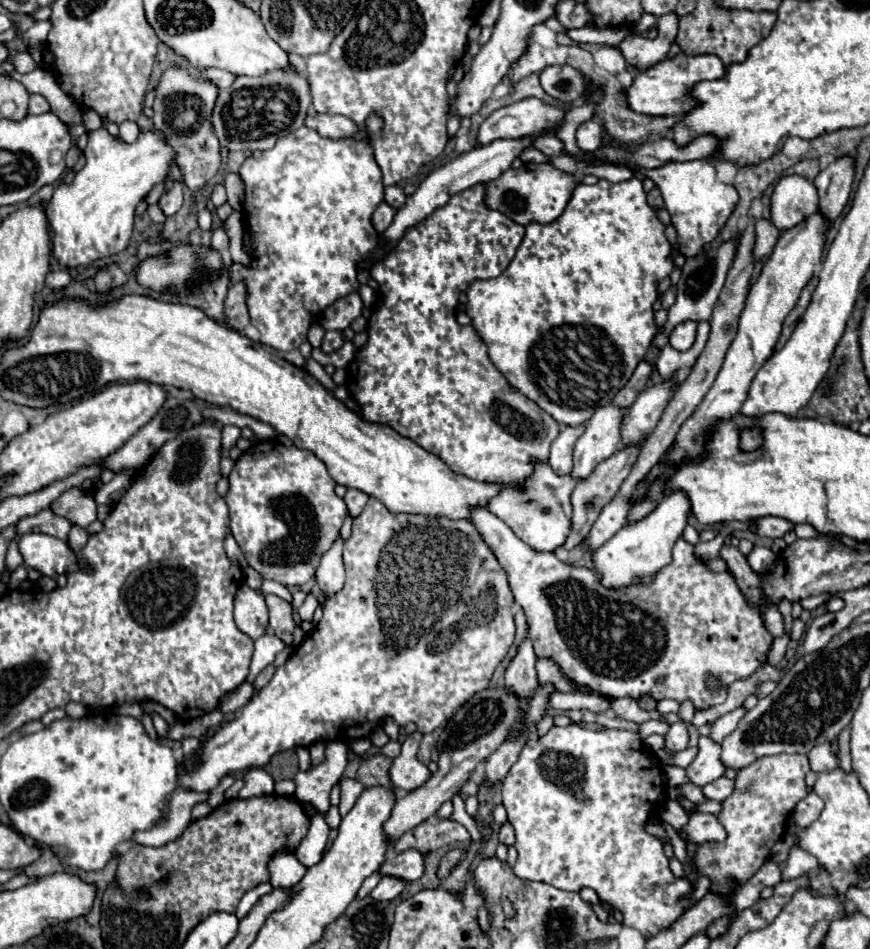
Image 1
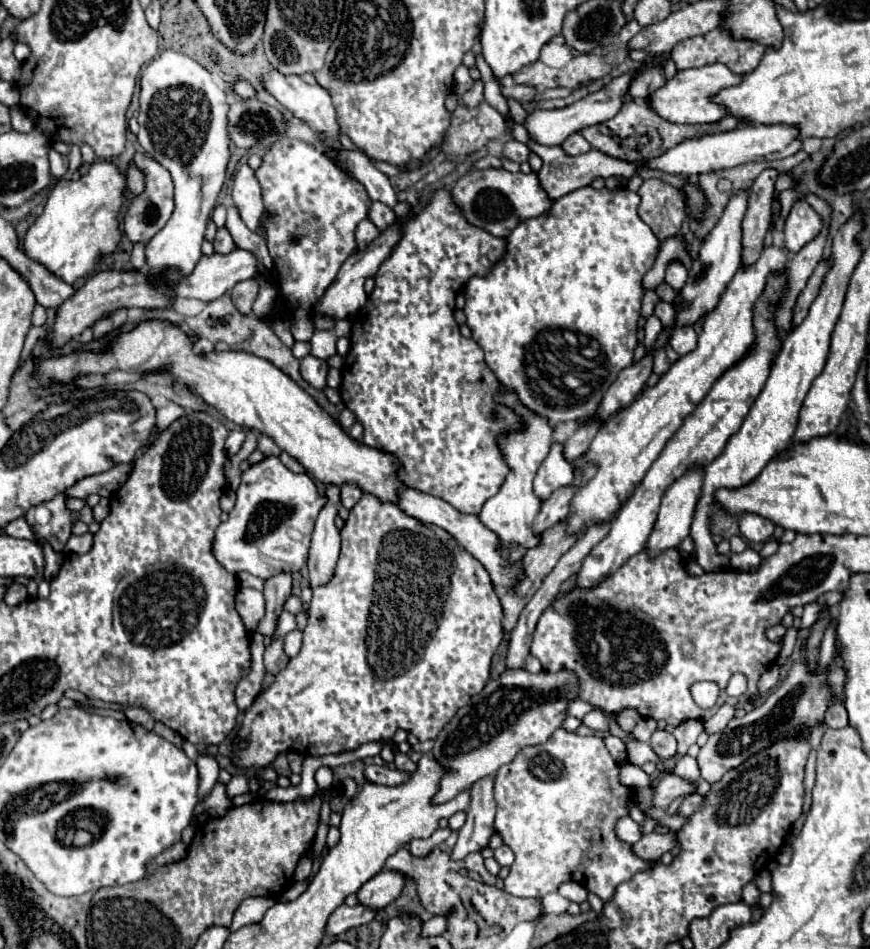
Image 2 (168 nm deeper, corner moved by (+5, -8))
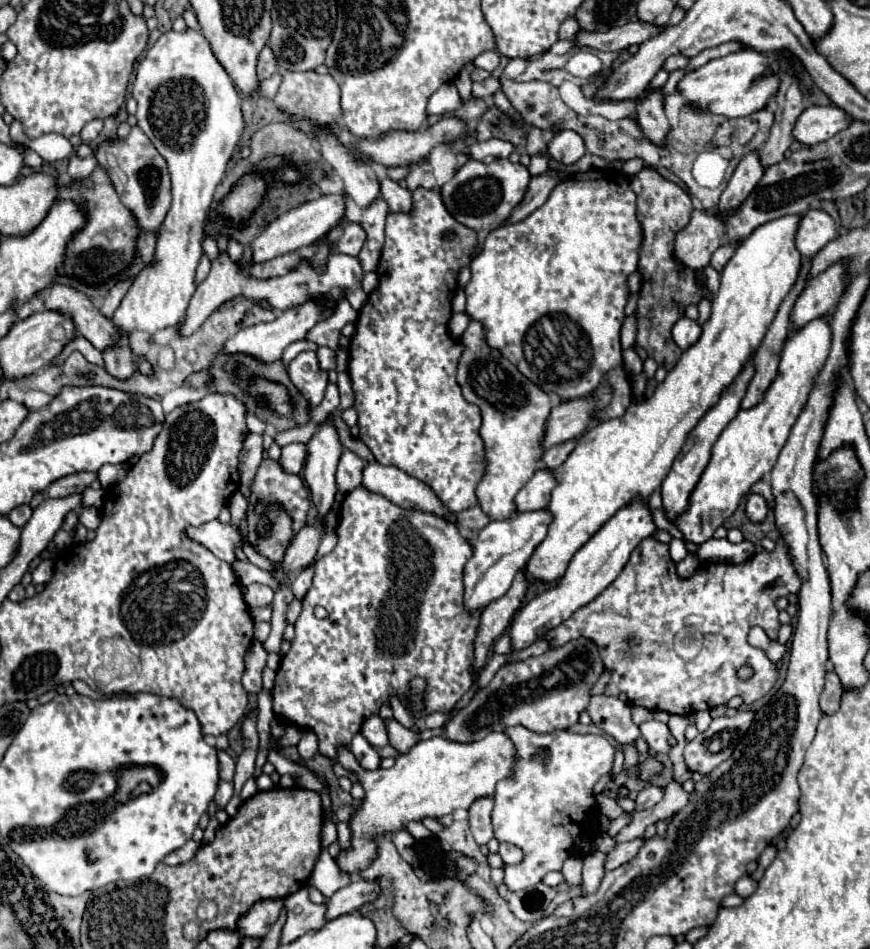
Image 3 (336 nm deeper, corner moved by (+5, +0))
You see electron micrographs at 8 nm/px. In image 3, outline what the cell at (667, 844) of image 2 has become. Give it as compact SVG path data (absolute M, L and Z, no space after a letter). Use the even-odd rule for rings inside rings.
M635 839L635 841L631 841L631 843L615 845L615 847L613 847L613 851L609 851L609 853L607 853L605 869L607 869L607 871L611 871L611 869L617 869L619 865L623 865L623 863L631 861L631 859L637 855L637 851L639 851L639 847L641 847L641 845L643 845L643 839Z

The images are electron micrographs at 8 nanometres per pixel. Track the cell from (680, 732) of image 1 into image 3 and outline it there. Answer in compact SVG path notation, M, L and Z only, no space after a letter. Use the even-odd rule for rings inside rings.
M645 721L639 725L641 737L647 741L653 753L667 753L669 751L669 727L661 721Z

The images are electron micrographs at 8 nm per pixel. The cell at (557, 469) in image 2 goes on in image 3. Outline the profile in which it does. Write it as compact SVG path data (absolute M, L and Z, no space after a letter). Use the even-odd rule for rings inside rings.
M539 469L515 495L517 513L543 509L547 505L547 499L551 497L551 487L555 487L555 483L551 483L551 471Z

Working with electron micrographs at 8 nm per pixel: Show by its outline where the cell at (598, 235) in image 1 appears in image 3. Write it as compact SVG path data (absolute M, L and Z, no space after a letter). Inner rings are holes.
M571 175L567 181L555 185L549 199L545 201L545 205L541 205L537 211L533 211L525 221L519 221L517 225L503 225L489 233L489 237L483 245L483 251L471 261L471 281L463 289L467 295L467 315L471 319L481 321L485 327L487 343L491 343L491 347L499 347L499 351L503 351L503 355L507 355L507 359L511 359L511 363L515 363L519 367L519 371L523 375L527 375L527 379L531 379L533 383L543 387L543 391L553 391L555 395L559 395L565 401L583 397L599 387L603 375L609 369L623 365L619 329L625 319L623 309L625 309L625 303L629 297L627 277L633 271L637 271L639 247L641 247L641 227L635 217L635 193L631 191L629 183L625 187L615 181L609 181L603 175L597 175L597 179L595 177L585 179L583 175Z

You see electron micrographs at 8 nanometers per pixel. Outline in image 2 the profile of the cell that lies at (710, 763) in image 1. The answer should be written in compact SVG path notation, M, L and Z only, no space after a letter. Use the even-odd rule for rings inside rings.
M669 773L669 775L663 775L659 779L659 783L655 785L653 805L661 807L661 809L667 809L673 799L683 797L683 795L691 795L691 793L697 793L697 783L695 781L687 781L679 775Z

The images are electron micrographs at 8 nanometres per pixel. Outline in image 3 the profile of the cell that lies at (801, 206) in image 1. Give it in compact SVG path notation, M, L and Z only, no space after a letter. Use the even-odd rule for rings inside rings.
M811 209L801 219L795 243L803 257L815 257L835 237L837 237L835 221L823 209Z

